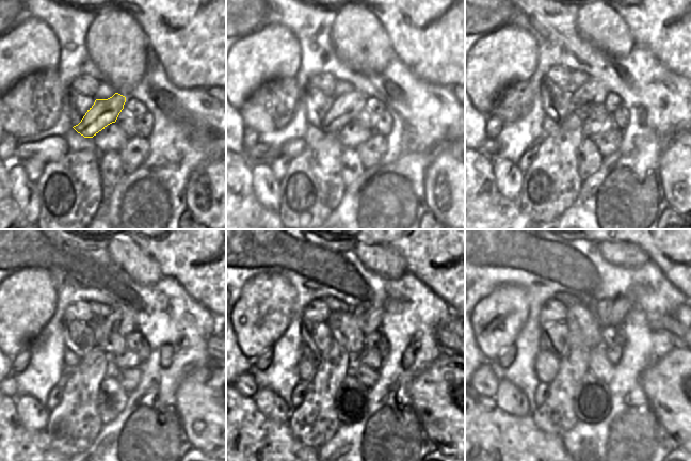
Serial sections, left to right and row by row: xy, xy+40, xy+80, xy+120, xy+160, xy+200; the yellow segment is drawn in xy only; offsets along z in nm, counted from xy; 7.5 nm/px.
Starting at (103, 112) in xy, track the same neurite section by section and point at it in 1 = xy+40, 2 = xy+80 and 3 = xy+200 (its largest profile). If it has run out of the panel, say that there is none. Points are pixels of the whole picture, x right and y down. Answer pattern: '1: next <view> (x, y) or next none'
1: next xy+40 (346, 108)
2: next xy+80 (593, 92)
3: next xy+200 (612, 312)

